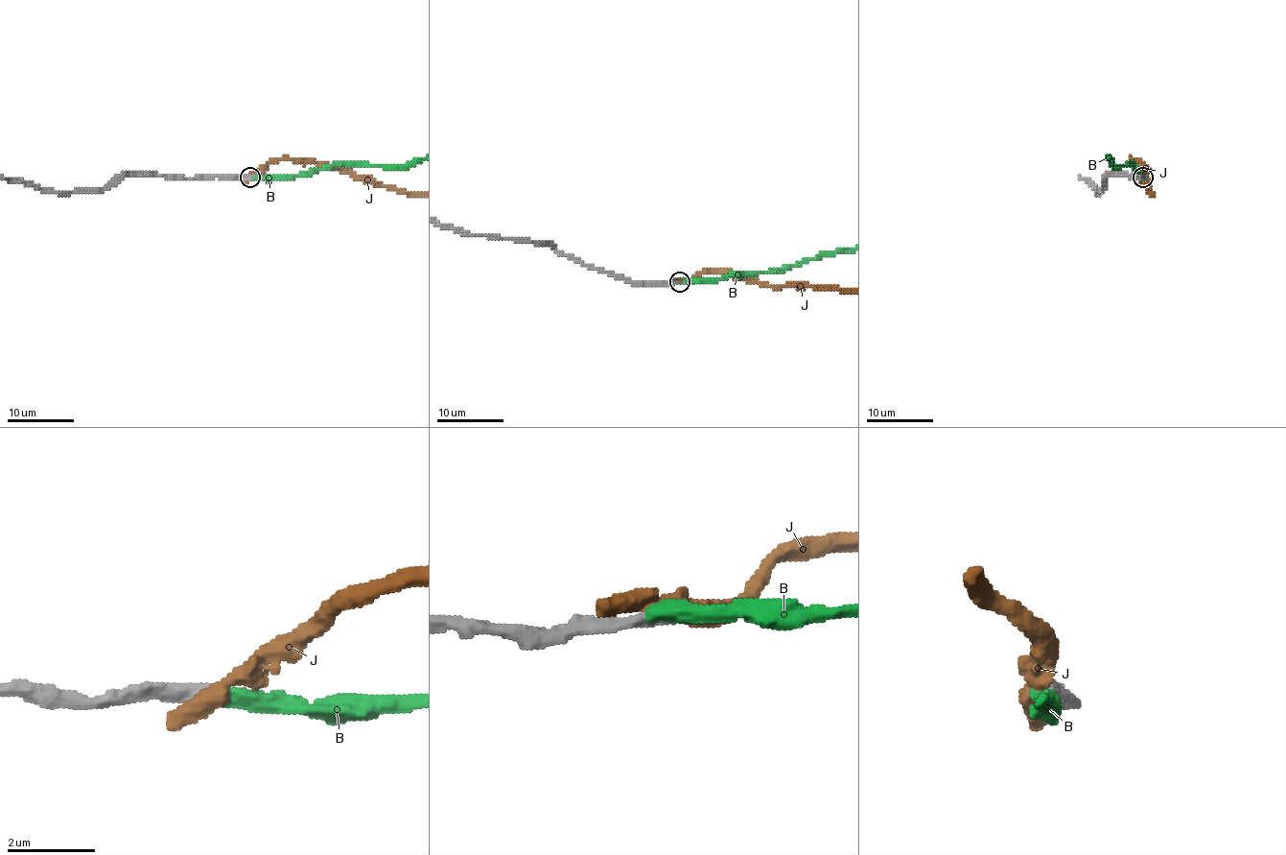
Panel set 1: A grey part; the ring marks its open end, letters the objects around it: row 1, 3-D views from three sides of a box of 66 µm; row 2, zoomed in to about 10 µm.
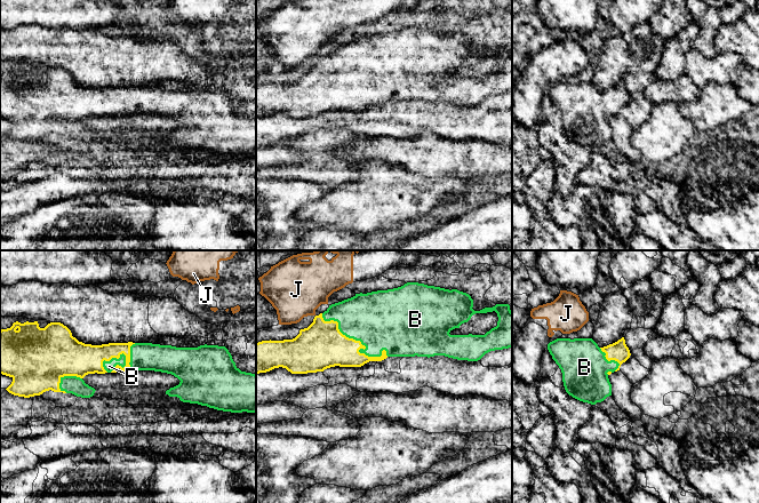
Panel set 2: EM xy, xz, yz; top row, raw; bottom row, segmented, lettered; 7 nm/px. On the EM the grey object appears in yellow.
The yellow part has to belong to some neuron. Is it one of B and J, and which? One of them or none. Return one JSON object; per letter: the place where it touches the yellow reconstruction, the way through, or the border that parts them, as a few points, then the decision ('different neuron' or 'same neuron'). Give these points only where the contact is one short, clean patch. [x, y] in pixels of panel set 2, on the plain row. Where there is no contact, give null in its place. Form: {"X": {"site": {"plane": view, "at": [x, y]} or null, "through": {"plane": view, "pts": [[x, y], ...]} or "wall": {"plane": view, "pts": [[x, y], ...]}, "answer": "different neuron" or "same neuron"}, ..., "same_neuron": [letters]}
{"B": {"site": {"plane": "xz", "at": [359, 85]}, "answer": "same neuron"}, "J": {"site": null, "answer": "different neuron"}, "same_neuron": ["B"]}

